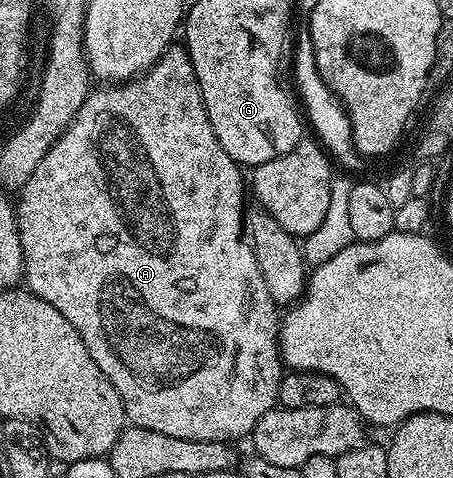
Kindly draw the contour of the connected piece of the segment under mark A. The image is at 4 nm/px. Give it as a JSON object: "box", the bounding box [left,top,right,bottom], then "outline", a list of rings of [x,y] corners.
{"box":[16,45,283,443],"outline":[[[171,45],[168,47],[159,57],[159,61],[155,61],[155,65],[150,67],[144,75],[138,75],[136,79],[130,79],[116,85],[105,85],[100,89],[102,91],[97,91],[97,89],[90,90],[77,116],[74,117],[65,132],[54,141],[49,152],[39,161],[39,165],[36,165],[35,171],[31,173],[31,177],[27,178],[26,183],[20,187],[19,194],[16,196],[17,228],[19,229],[19,241],[21,242],[23,265],[25,266],[23,272],[24,286],[32,291],[33,294],[38,295],[43,301],[55,305],[55,309],[59,309],[59,313],[63,313],[63,317],[67,317],[67,321],[71,321],[71,325],[75,325],[75,329],[79,333],[79,337],[83,337],[83,345],[87,345],[95,365],[99,365],[99,369],[103,369],[107,381],[111,381],[111,385],[115,385],[115,389],[125,406],[126,420],[132,426],[142,427],[143,429],[155,429],[155,433],[167,433],[167,437],[183,437],[187,441],[219,441],[220,443],[229,443],[234,441],[233,439],[243,438],[244,435],[246,438],[252,432],[253,426],[259,421],[259,417],[263,417],[263,413],[272,411],[274,407],[278,406],[277,394],[281,384],[283,364],[281,361],[281,348],[279,346],[279,305],[273,300],[271,293],[267,293],[267,281],[263,281],[263,273],[259,273],[259,265],[255,261],[255,253],[246,232],[243,230],[243,220],[247,214],[247,206],[245,207],[247,183],[246,180],[245,183],[241,180],[242,168],[234,159],[227,157],[227,153],[223,153],[223,145],[219,145],[219,137],[215,137],[215,129],[211,129],[211,121],[207,117],[207,109],[203,105],[203,93],[197,84],[193,62],[184,46]]]}

